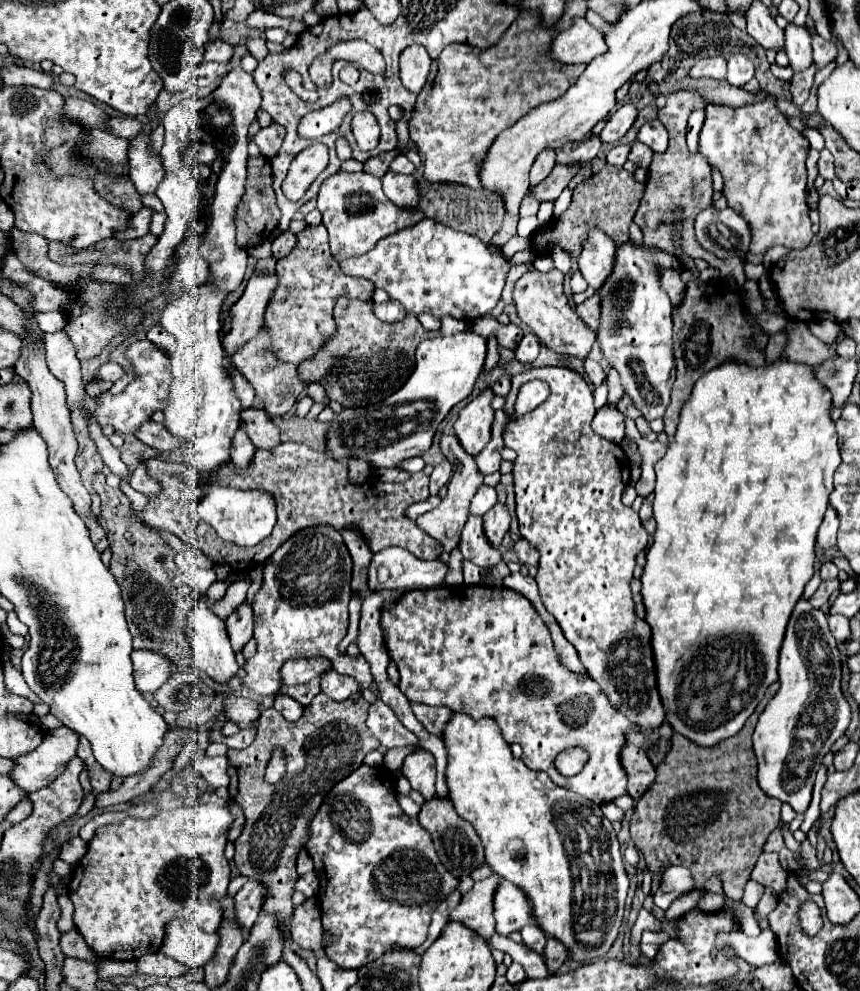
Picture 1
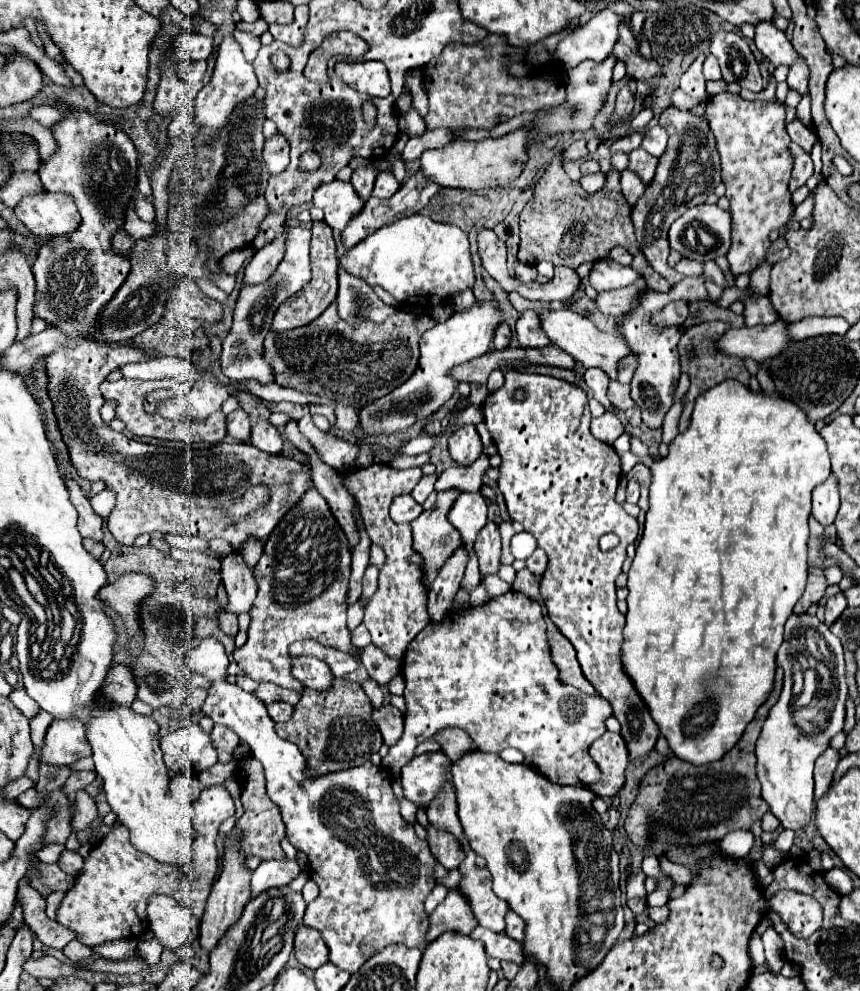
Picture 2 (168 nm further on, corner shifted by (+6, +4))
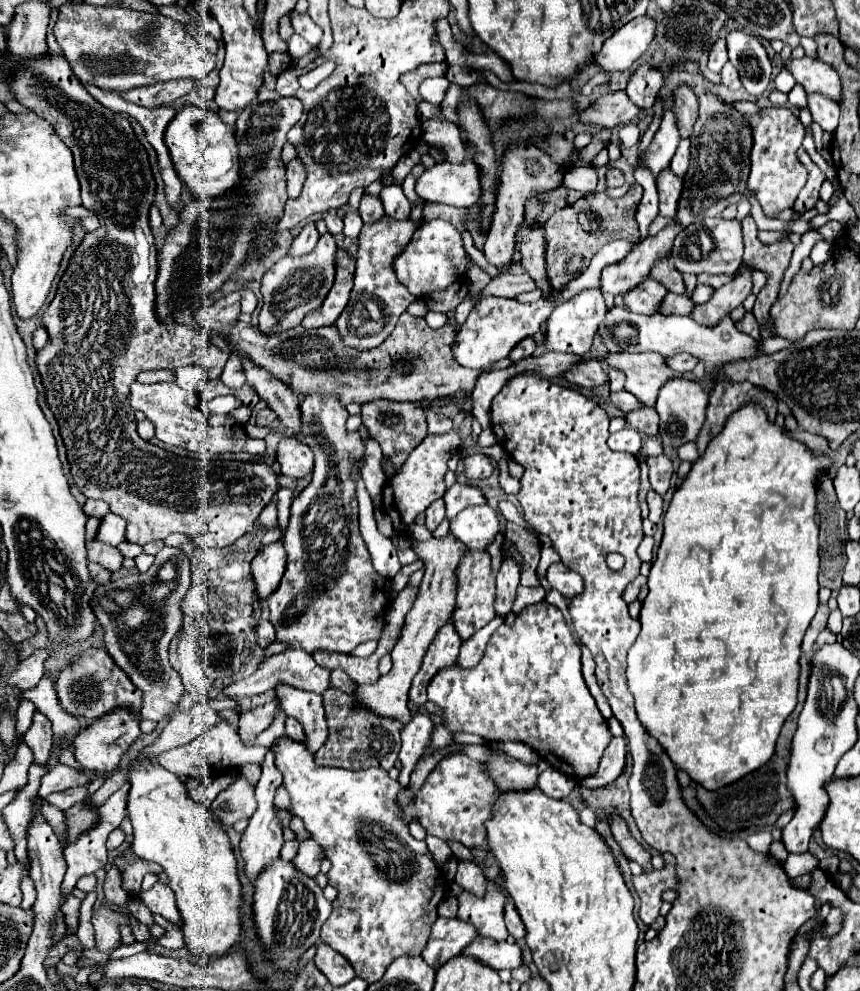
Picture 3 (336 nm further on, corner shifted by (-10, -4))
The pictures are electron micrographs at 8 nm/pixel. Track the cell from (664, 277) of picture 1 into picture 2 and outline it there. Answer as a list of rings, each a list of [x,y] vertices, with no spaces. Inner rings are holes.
[[[561,156],[554,157],[552,164],[546,168],[542,178],[538,180],[534,196],[530,198],[530,202],[526,204],[526,208],[520,214],[520,234],[522,236],[520,236],[520,246],[518,246],[518,260],[526,262],[526,264],[538,264],[542,260],[548,260],[554,266],[578,268],[584,262],[592,262],[596,258],[606,256],[614,246],[624,246],[624,248],[628,248],[628,252],[632,256],[636,256],[636,252],[640,252],[640,248],[636,246],[634,226],[632,226],[632,218],[630,218],[632,206],[620,192],[620,172],[614,168],[608,170],[606,184],[600,192],[580,196],[580,184],[572,182],[564,174],[562,167]]]

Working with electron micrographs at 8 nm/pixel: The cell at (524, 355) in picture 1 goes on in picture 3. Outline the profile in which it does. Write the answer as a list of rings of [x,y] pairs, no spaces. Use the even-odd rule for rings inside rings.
[[[584,290],[580,294],[576,294],[576,298],[570,298],[568,302],[562,302],[560,306],[556,306],[556,310],[550,314],[550,318],[546,320],[546,348],[548,350],[556,350],[556,352],[572,352],[572,354],[588,354],[594,334],[600,326],[600,322],[604,322],[608,308],[604,302],[604,296],[600,290]]]

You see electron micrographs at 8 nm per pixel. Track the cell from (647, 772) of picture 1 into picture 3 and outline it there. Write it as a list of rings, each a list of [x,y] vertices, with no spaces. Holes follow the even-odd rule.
[[[612,738],[612,742],[608,744],[608,748],[600,760],[596,774],[592,774],[588,778],[580,778],[578,784],[584,788],[608,786],[622,774],[624,762],[626,762],[626,742],[624,742],[624,738]]]

